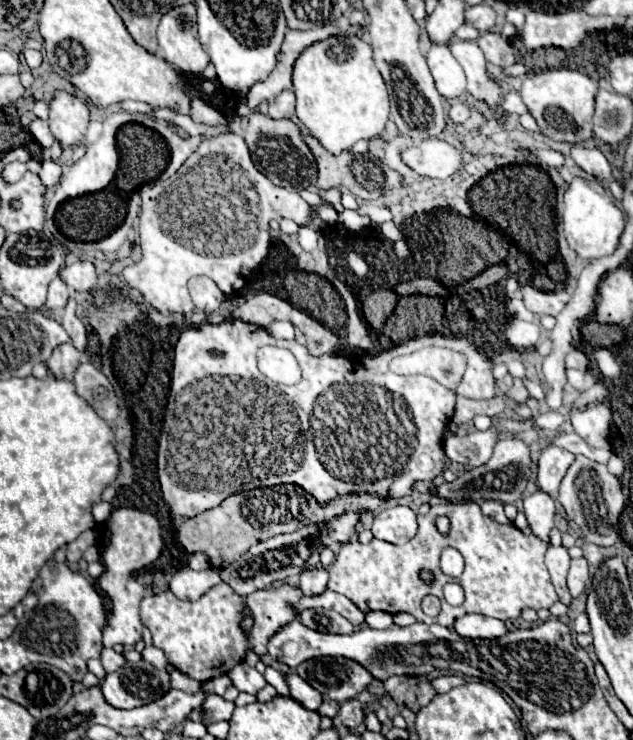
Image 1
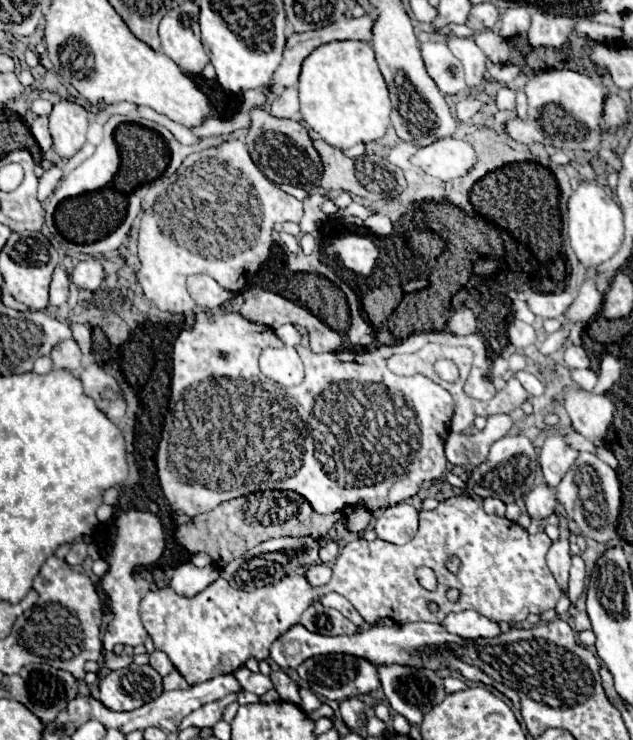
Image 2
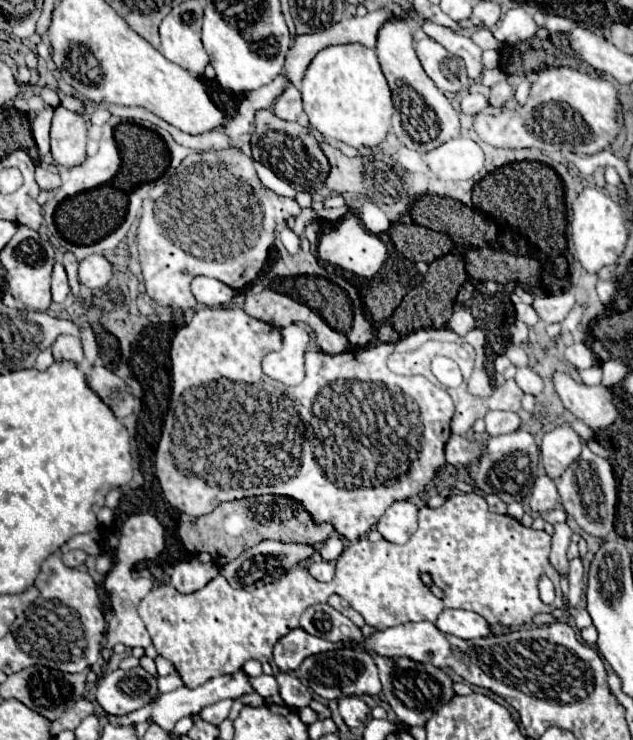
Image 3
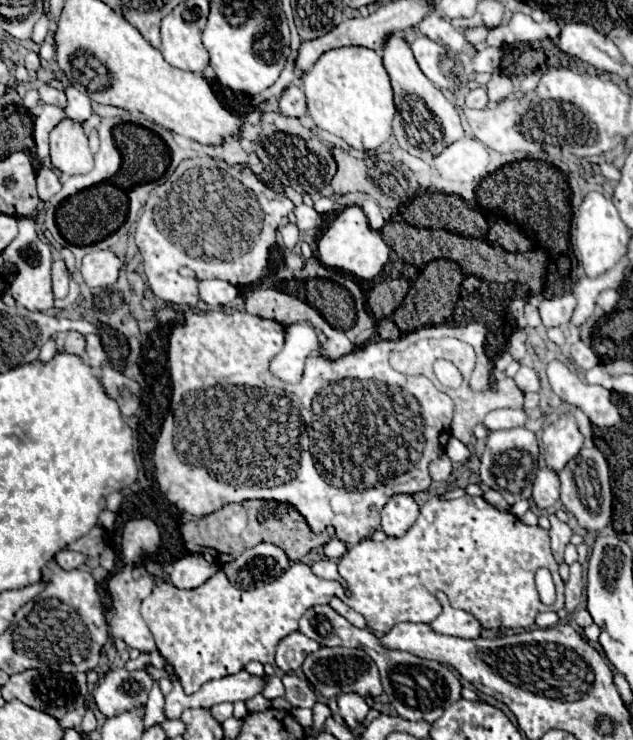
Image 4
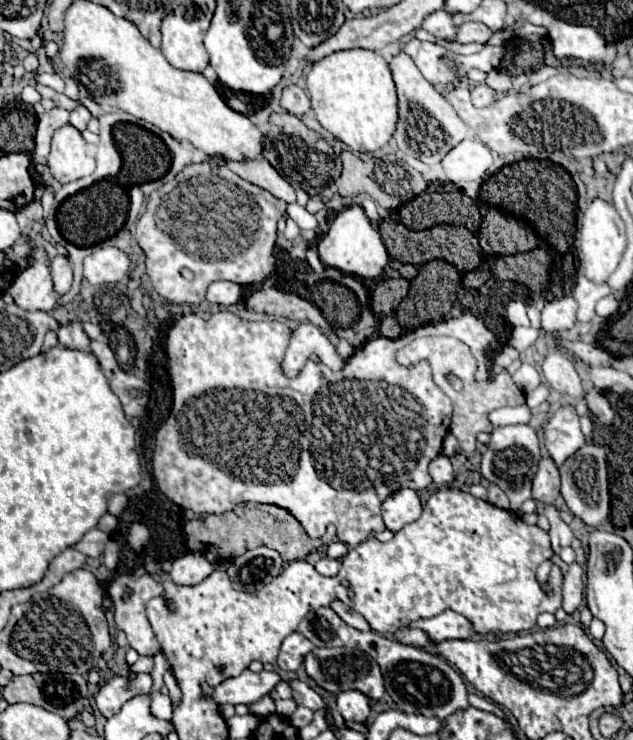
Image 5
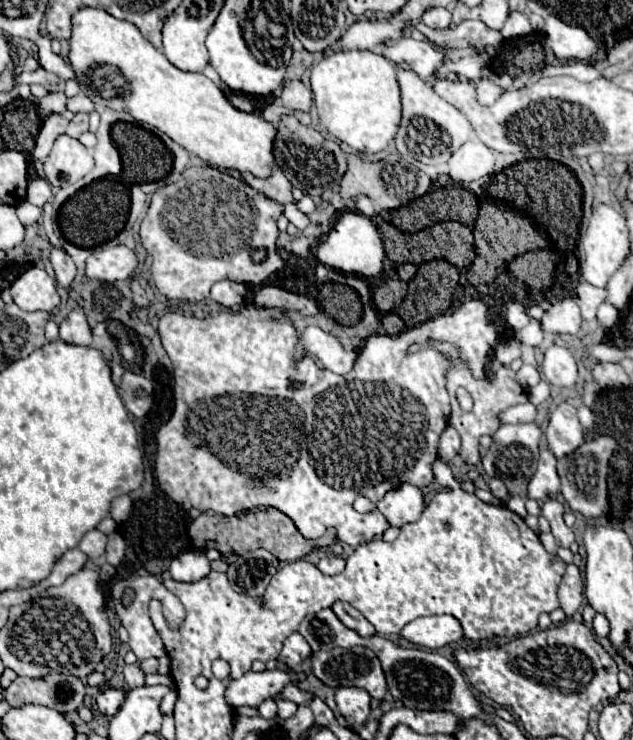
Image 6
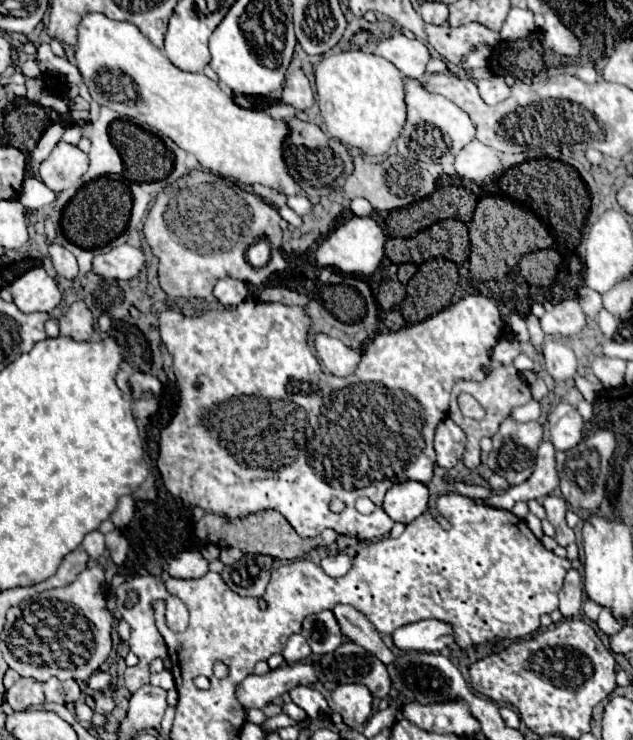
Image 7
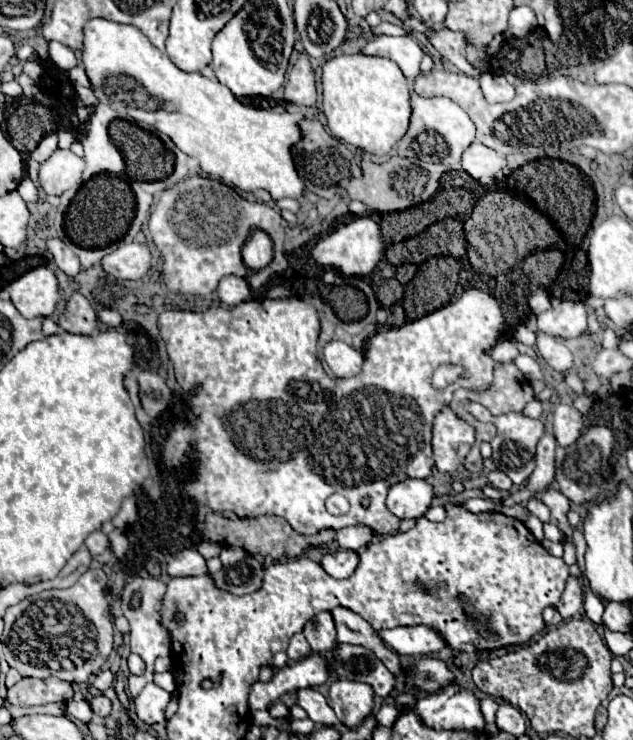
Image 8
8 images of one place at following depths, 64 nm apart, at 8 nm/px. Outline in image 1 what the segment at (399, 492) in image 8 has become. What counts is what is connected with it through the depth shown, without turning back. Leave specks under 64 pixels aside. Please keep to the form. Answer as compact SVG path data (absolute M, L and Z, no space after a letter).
M394 506L376 514L372 534L378 540L404 544L416 536L416 512L410 506Z

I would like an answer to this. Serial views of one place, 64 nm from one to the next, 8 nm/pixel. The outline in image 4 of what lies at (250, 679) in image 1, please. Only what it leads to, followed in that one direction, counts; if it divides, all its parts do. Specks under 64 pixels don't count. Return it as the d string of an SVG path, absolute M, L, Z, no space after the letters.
M270 676L270 680L268 680L268 688L264 688L262 694L264 694L266 698L270 698L270 700L274 700L274 698L284 698L286 690L284 690L282 680L280 680L278 676Z

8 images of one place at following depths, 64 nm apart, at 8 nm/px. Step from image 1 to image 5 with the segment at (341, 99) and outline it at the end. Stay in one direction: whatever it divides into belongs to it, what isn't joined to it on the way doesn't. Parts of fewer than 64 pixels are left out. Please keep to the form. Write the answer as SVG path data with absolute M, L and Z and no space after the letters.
M342 50L316 62L306 78L318 122L354 152L376 152L388 144L398 122L398 96L388 62L372 50Z

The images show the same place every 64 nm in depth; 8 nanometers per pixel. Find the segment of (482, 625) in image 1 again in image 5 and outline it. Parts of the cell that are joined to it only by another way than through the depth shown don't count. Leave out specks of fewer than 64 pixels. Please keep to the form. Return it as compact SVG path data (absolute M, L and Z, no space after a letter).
M442 612L434 618L422 618L410 624L410 628L422 630L430 640L434 642L446 642L446 640L460 640L472 636L472 626L464 616L456 612Z

